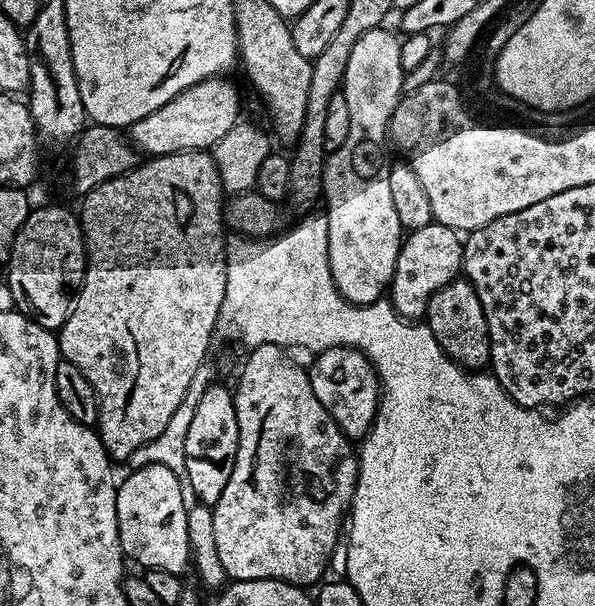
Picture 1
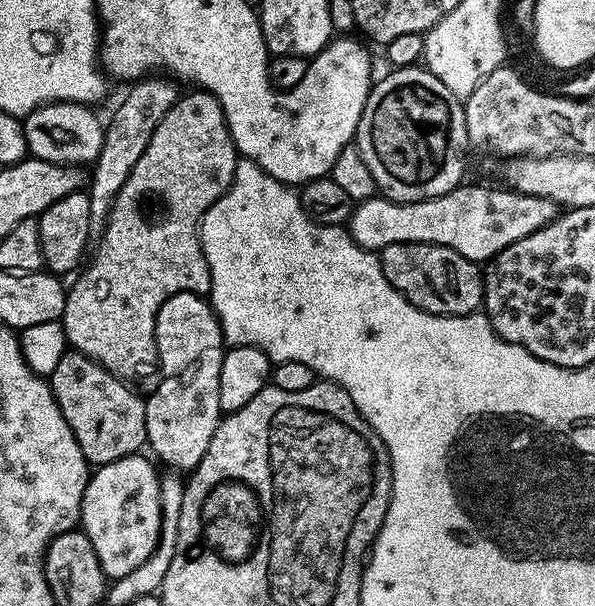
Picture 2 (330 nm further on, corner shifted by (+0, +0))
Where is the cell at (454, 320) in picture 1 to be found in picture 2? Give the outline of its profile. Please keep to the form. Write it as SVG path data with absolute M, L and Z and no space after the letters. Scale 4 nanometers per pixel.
M394 242L379 253L382 274L414 306L439 316L469 316L484 303L484 274L481 265L446 246Z

